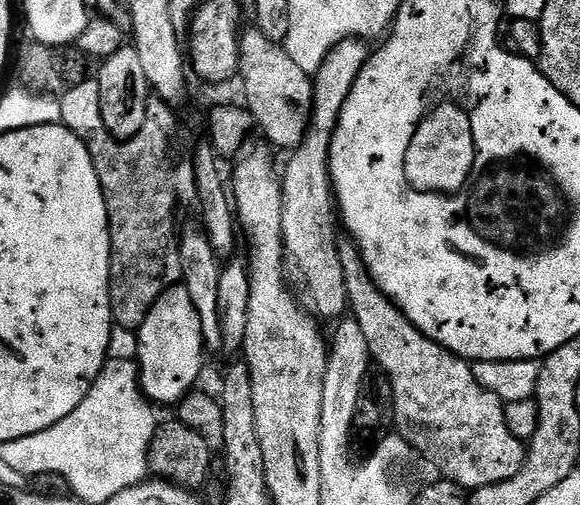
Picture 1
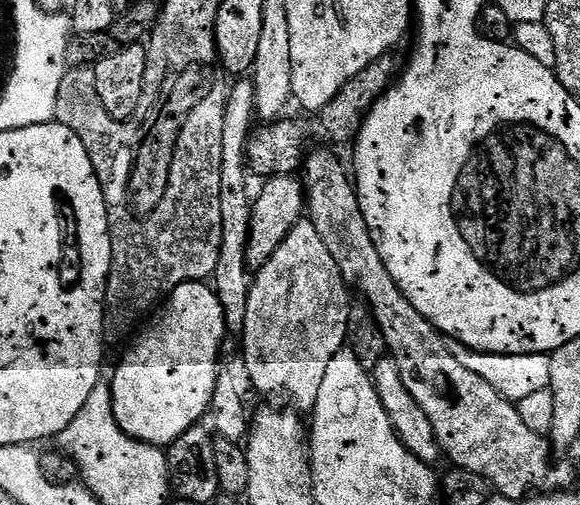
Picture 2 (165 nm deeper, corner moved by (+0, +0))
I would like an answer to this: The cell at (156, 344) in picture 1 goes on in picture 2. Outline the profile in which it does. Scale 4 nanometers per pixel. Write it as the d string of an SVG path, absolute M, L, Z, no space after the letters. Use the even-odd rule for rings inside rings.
M191 280L175 288L147 324L148 329L144 333L141 331L131 341L132 349L125 354L124 361L110 377L112 405L116 421L123 432L147 444L167 446L209 415L214 386L222 367L220 347L226 337L222 302L216 297L216 289L211 283Z

